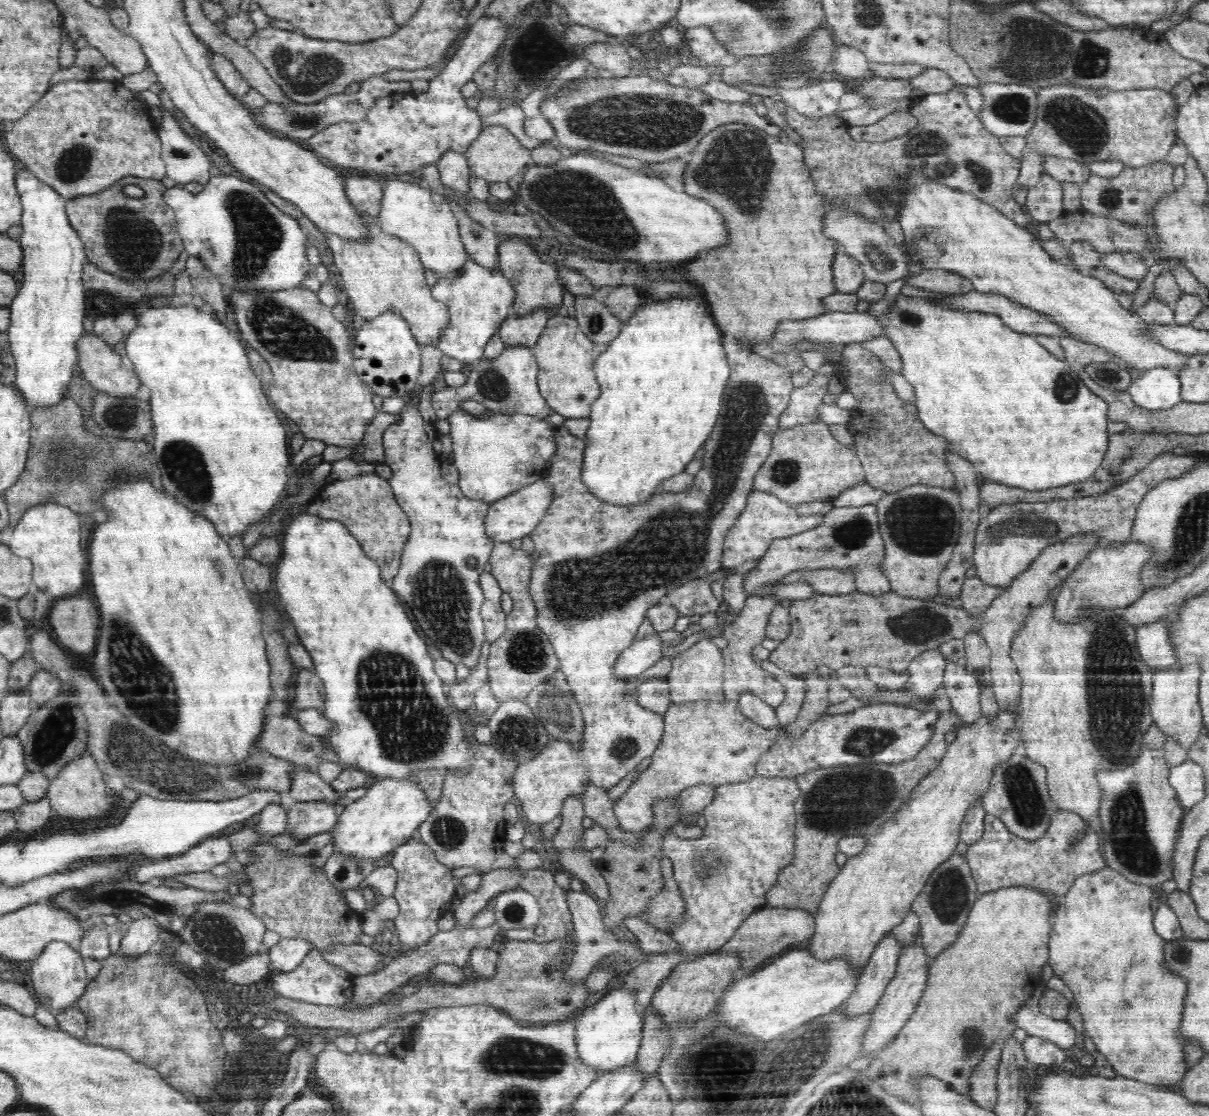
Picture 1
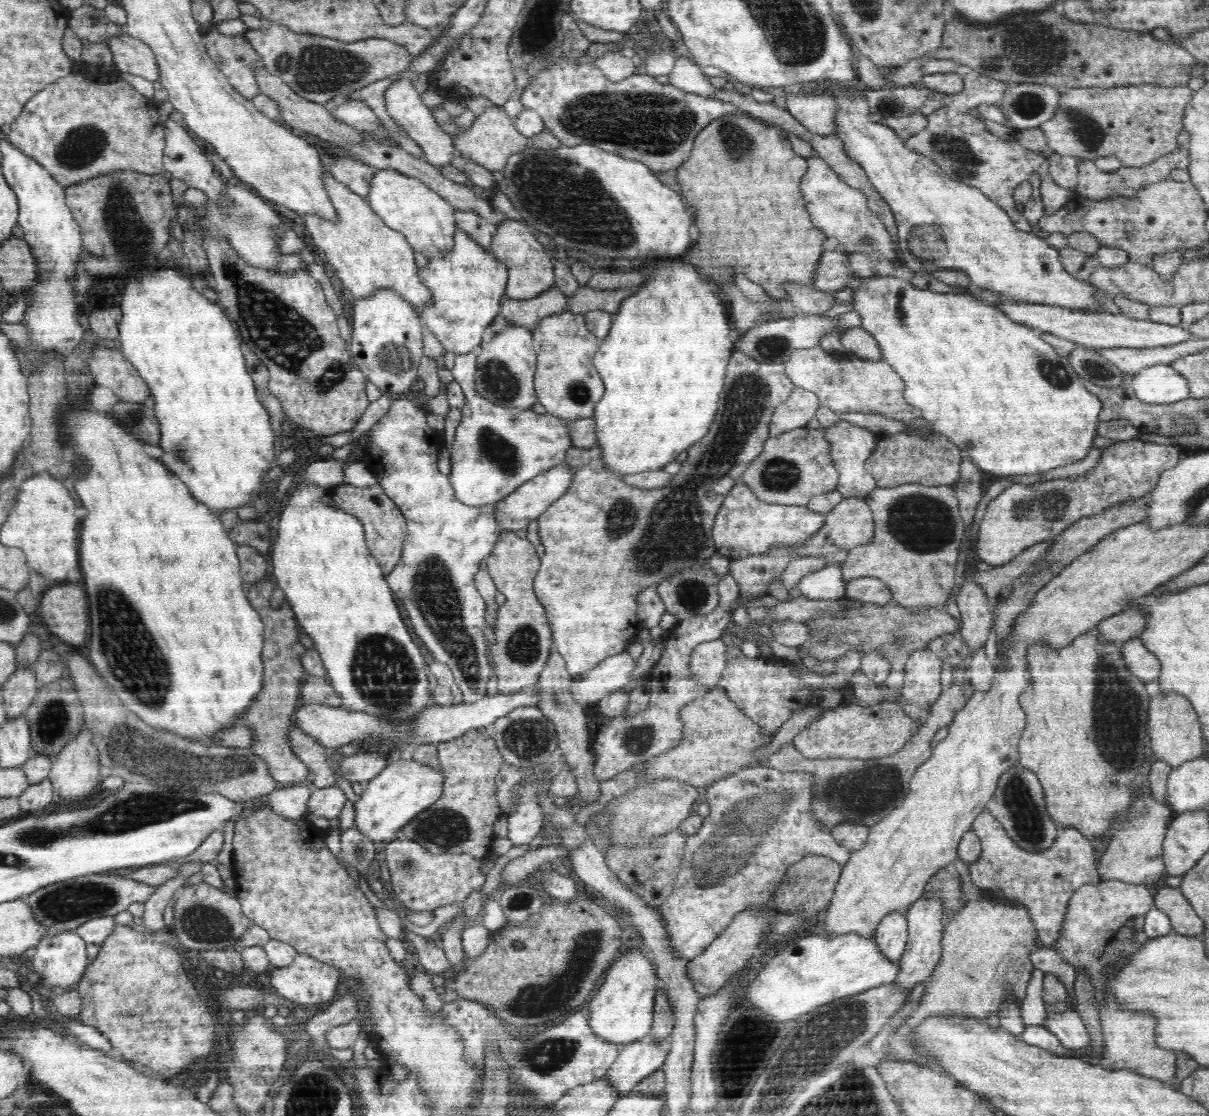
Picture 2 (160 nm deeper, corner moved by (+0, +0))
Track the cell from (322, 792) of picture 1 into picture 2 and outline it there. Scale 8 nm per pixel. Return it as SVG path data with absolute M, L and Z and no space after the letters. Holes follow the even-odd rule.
M264 579L256 583L246 585L245 594L251 602L254 610L264 623L264 686L259 690L256 701L246 710L246 714L236 722L247 726L253 734L252 744L249 749L260 758L266 759L270 766L270 773L281 786L290 788L296 784L309 784L312 786L312 778L309 768L288 747L288 732L292 724L292 712L298 706L300 698L300 684L304 676L304 665L300 662L300 656L305 654L305 647L299 642L301 629L299 628L293 610L285 600L280 608L272 608L272 592L276 590L276 581Z

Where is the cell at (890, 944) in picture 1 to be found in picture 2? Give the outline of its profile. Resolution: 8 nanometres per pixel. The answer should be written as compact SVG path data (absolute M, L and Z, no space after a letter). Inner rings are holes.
M892 912L884 917L875 930L875 939L880 951L895 964L899 964L899 960L904 954L907 936L907 917L898 912Z

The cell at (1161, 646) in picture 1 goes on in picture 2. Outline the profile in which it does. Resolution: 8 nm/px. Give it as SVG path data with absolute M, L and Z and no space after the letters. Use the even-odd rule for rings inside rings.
M1132 638L1122 644L1122 654L1124 658L1128 658L1126 664L1132 662L1132 674L1140 674L1140 678L1144 678L1144 682L1156 680L1158 672L1160 672L1160 662L1156 660L1156 656L1152 651L1148 650L1142 641Z

